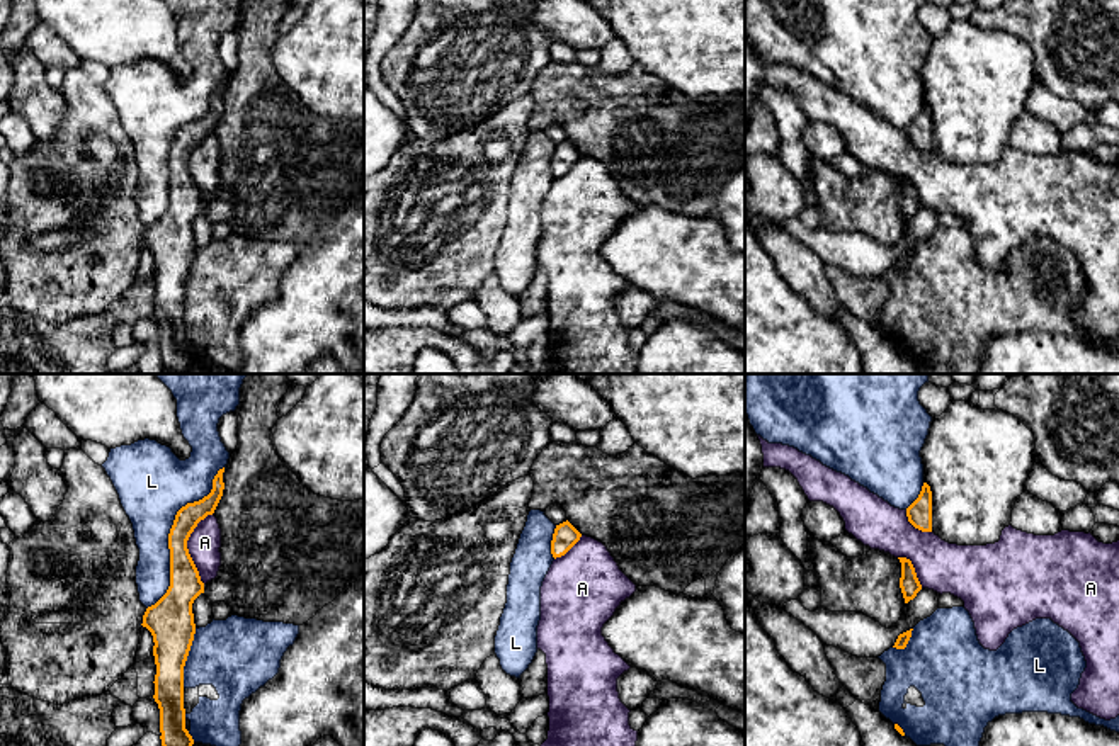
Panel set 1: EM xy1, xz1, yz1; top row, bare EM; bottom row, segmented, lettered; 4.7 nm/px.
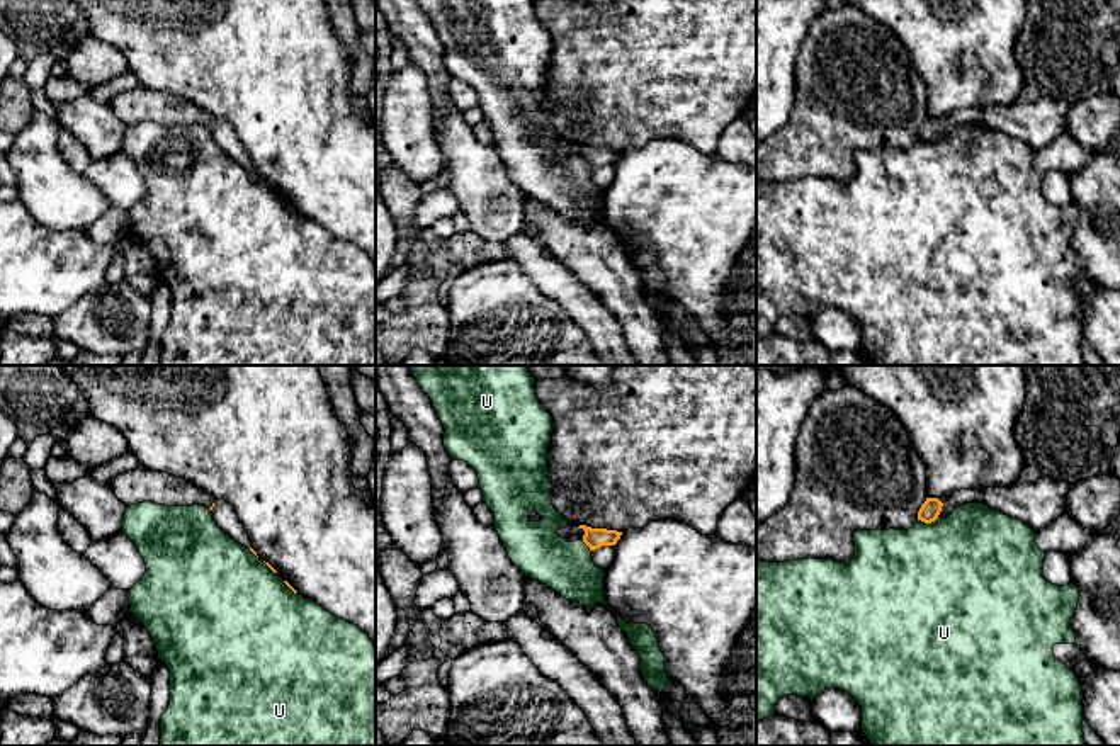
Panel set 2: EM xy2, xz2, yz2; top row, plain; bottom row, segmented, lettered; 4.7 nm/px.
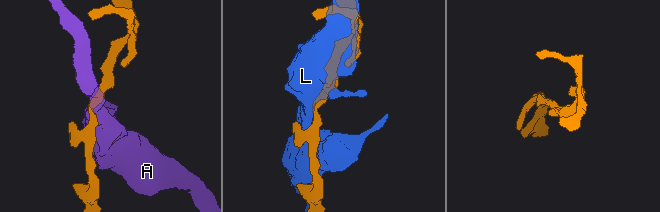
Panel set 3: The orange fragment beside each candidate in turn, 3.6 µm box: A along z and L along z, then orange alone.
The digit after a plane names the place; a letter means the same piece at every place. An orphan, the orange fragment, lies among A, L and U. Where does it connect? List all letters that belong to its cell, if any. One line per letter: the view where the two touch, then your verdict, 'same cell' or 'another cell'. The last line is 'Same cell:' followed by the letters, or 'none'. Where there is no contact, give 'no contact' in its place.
A: xy1 | another cell
L: xy1 | another cell
U: yz2 | another cell
Same cell: none

